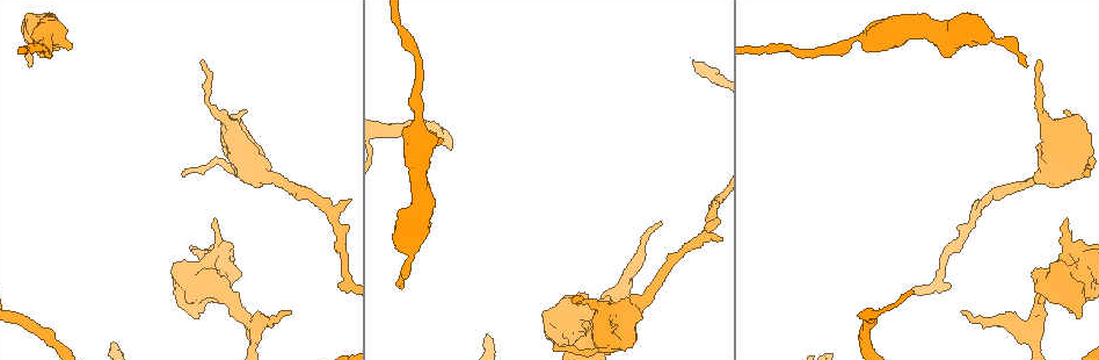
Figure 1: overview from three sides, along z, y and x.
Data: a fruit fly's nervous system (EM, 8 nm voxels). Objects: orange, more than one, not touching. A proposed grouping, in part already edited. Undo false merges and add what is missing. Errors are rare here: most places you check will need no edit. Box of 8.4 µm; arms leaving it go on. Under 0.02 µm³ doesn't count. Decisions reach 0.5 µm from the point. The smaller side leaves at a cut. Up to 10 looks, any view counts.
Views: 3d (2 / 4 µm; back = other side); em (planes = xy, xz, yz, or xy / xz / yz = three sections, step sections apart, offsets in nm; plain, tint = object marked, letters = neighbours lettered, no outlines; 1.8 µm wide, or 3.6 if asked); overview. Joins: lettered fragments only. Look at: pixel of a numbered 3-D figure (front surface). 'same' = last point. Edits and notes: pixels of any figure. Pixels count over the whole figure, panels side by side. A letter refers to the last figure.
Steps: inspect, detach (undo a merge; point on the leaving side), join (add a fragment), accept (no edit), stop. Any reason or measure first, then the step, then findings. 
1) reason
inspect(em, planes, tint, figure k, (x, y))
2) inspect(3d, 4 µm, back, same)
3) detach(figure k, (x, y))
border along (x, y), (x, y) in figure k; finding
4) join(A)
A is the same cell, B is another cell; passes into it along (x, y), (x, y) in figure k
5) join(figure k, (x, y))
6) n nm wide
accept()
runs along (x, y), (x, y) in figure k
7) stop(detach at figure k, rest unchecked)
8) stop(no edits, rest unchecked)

an open end
inspect(3d, 4 µm, figure 1, (289, 310))

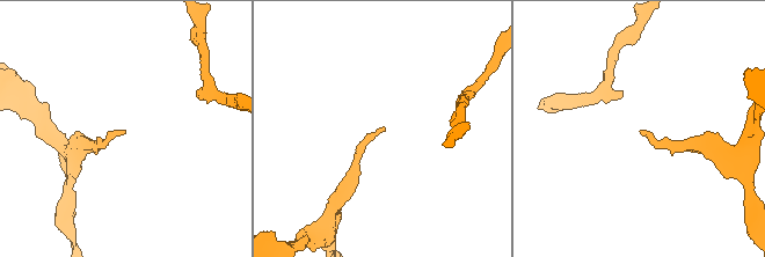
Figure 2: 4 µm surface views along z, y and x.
inspect(em, planes, tint, figure 2, (641, 131))

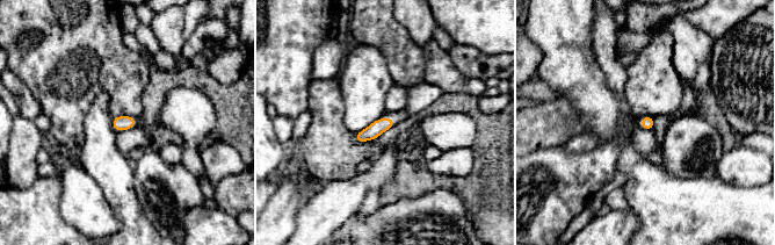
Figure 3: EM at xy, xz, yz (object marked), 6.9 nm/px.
what lies round it
inspect(em, planes, letters, same)

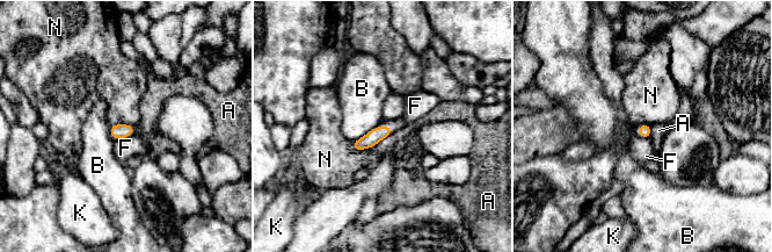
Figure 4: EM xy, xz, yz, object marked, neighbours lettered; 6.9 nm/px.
90 nm wide
accept()
A, B, F, K and N are other cells; border along (394, 131), (381, 138), (372, 148) in figure 4; no lettered fragment goes on from it

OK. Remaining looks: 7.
thin end
inspect(em, planes, letters, figure 1, (1067, 217))

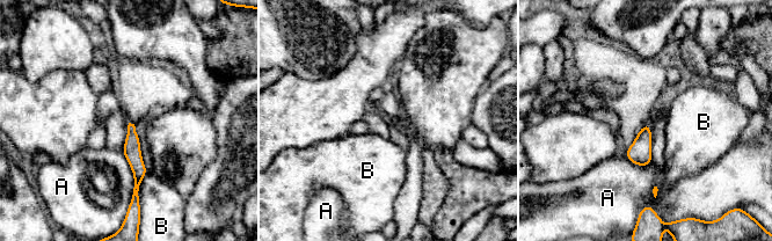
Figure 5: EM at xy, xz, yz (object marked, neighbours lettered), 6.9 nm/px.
detach(figure 5, (136, 183))
A and B are other cells; border along (136, 177), (138, 190), (132, 196) in figure 5; two cells meet here

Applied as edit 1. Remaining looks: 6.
branch stops here
inspect(3d, 4 µm, figure 1, (196, 318))

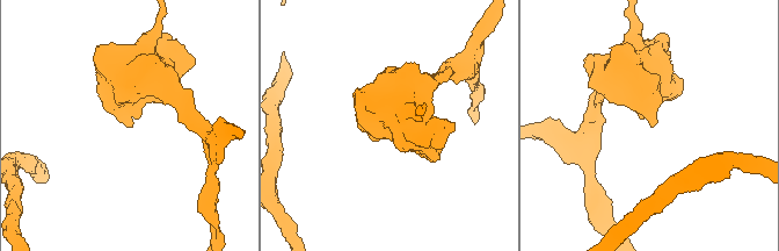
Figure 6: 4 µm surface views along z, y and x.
shape alone is not enough
inspect(em, xy, step 4, tint, figure 6, (650, 125))

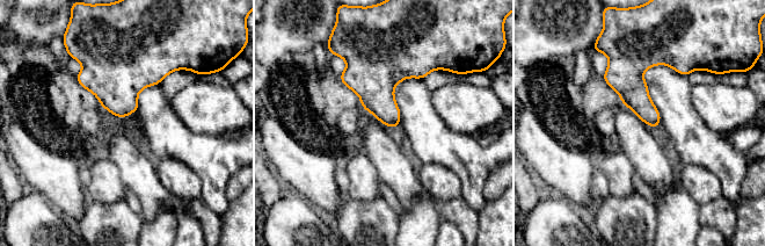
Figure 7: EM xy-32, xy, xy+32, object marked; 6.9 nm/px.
cut it another way
inspect(em, yz, step 8, letters, same)

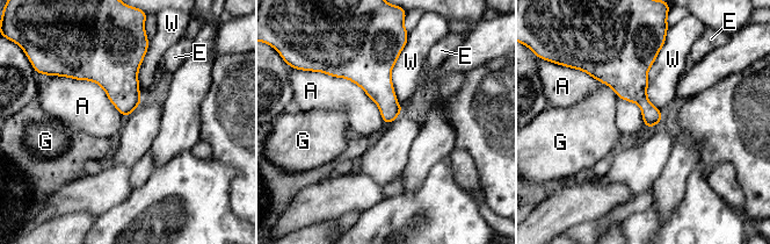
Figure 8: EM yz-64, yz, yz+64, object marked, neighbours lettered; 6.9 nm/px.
accept()
A, E, G and W are other cells; border along (324, 72), (354, 81), (385, 124) in figure 8; no lettered fragment goes on from it

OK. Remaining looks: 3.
thick end
inspect(em, 3.6 µm, xz, step 16, letters, figure 1, (443, 141))

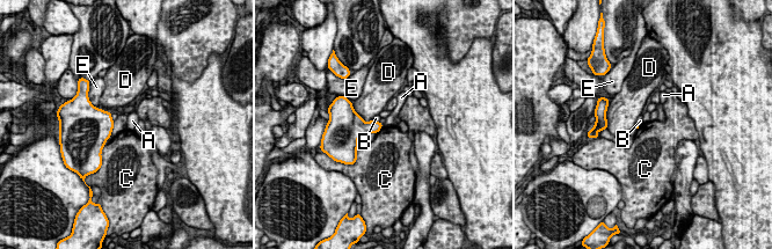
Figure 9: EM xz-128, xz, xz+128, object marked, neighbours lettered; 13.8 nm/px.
accept()
A, B, C, D and E are other cells; border along (104, 144), (101, 156) in figure 9; no lettered fragment goes on from it

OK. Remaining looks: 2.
stop(detach at figure 5, rest unchecked)

